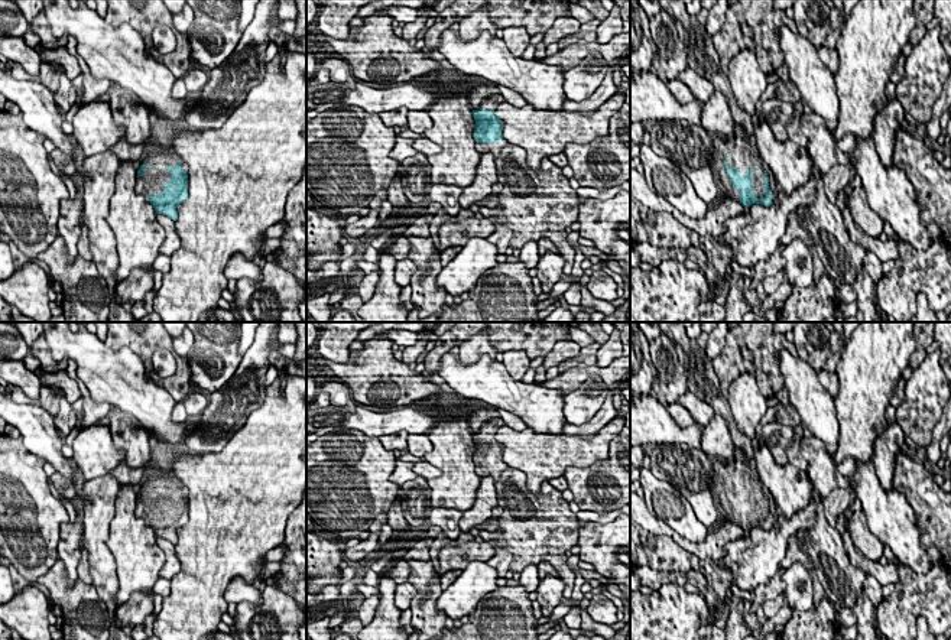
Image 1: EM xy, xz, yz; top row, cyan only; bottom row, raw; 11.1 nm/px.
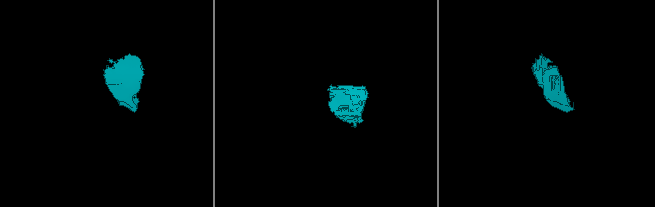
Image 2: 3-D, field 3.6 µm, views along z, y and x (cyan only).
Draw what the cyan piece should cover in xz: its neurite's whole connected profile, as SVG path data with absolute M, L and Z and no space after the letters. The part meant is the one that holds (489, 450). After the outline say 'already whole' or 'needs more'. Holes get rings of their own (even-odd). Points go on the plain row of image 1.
M473 433L476 445L476 455L473 461L476 464L476 472L483 477L493 477L496 481L502 472L509 467L502 459L503 445L491 433Z; needs more

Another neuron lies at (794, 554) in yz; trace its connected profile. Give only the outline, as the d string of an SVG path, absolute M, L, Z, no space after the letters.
M792 536L789 539L786 555L785 555L780 566L783 569L788 569L795 562L804 563L808 571L814 569L814 563L812 563L811 558L805 552L801 550L801 543L798 542L798 539L795 536Z

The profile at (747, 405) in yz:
M739 374L728 389L728 405L737 428L749 439L756 436L756 426L767 412L767 399L760 393L756 377Z

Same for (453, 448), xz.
M444 418L436 422L428 436L432 451L423 458L442 471L438 478L428 480L431 507L460 511L471 509L481 477L476 472L473 461L476 445L468 431L468 419Z

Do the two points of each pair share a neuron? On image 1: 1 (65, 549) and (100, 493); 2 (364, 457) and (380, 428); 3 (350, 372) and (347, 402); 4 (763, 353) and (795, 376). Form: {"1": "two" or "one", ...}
{"1": "two", "2": "two", "3": "two", "4": "two"}

